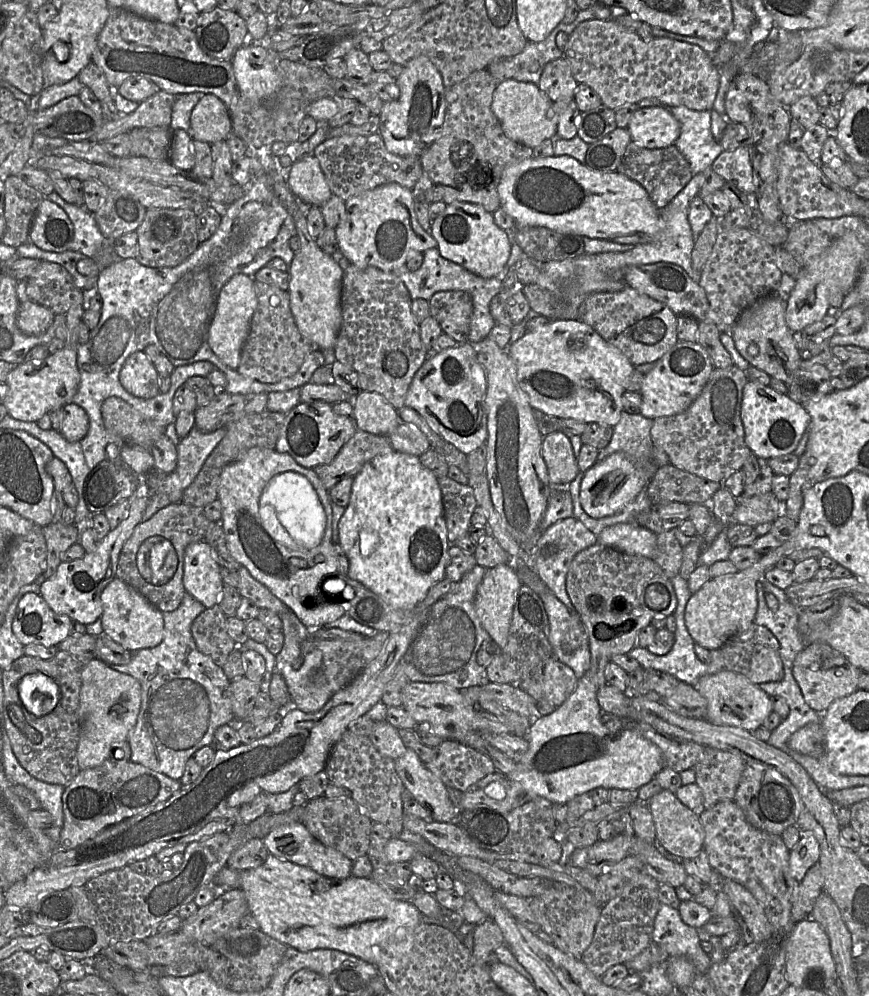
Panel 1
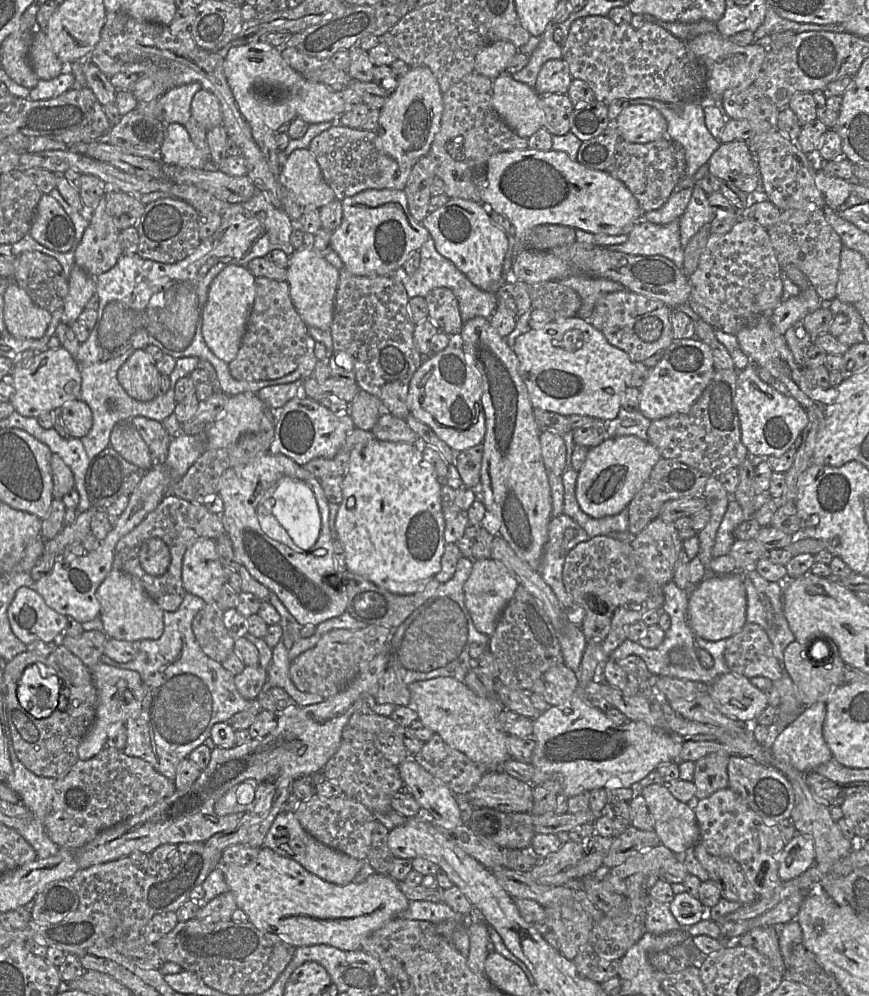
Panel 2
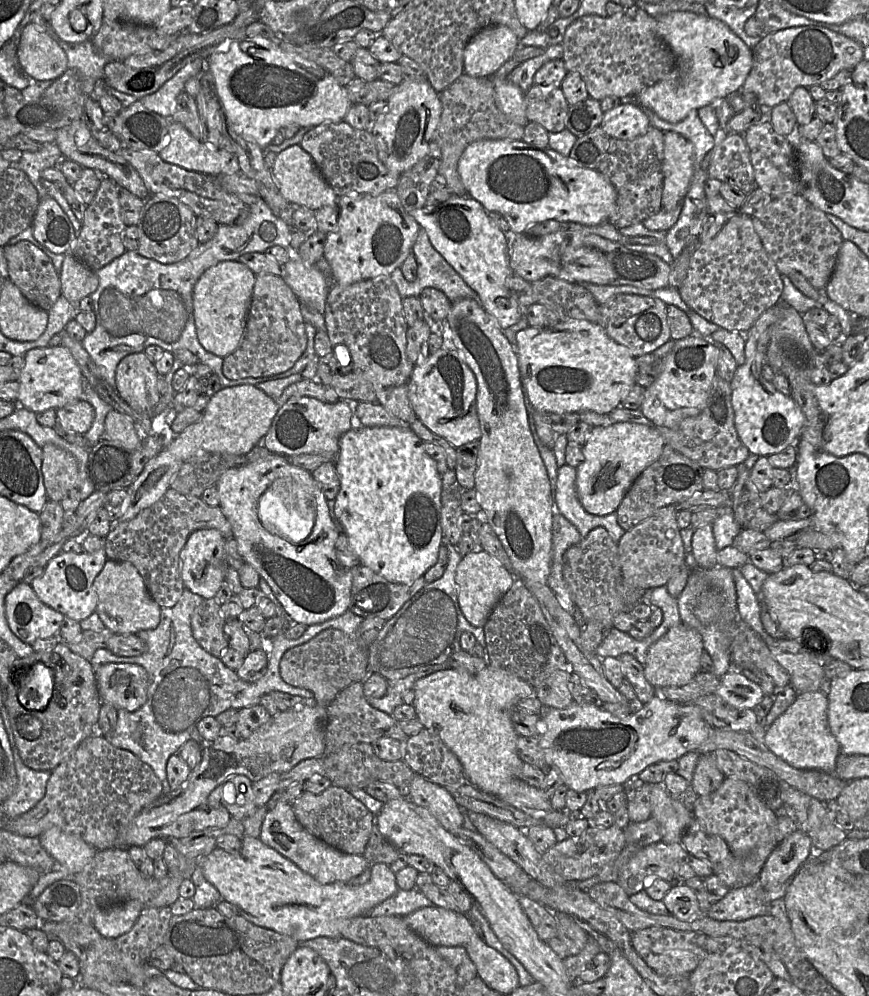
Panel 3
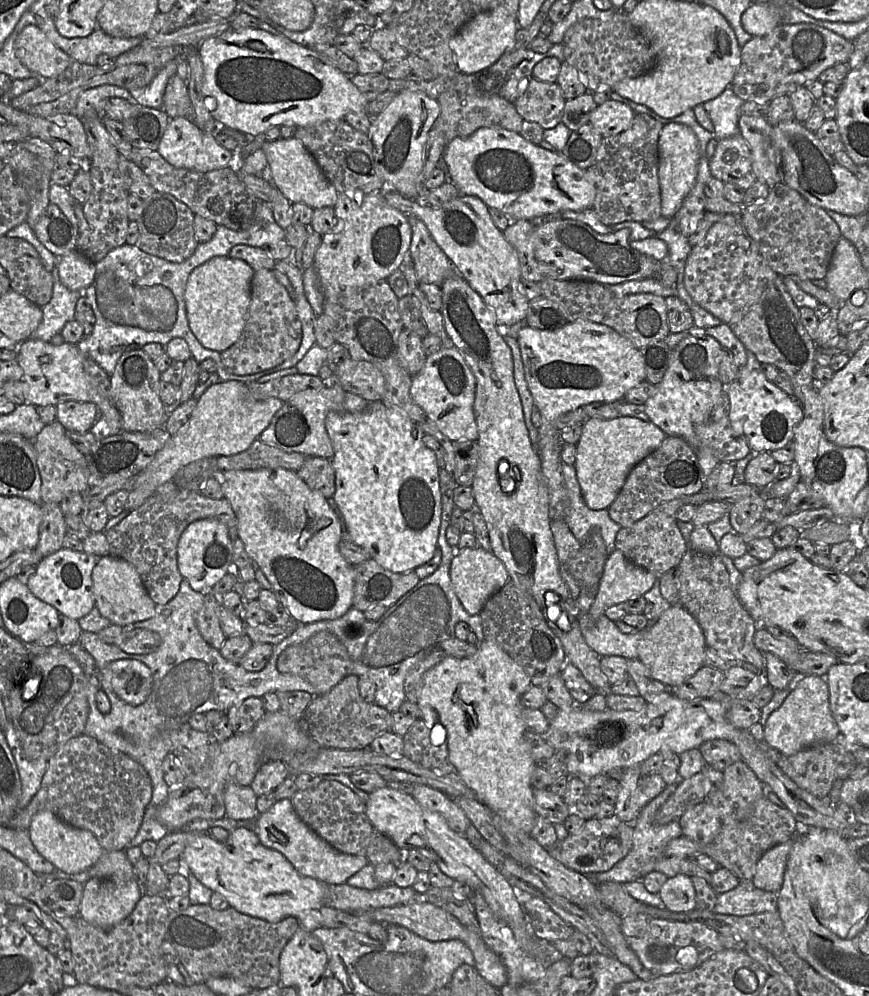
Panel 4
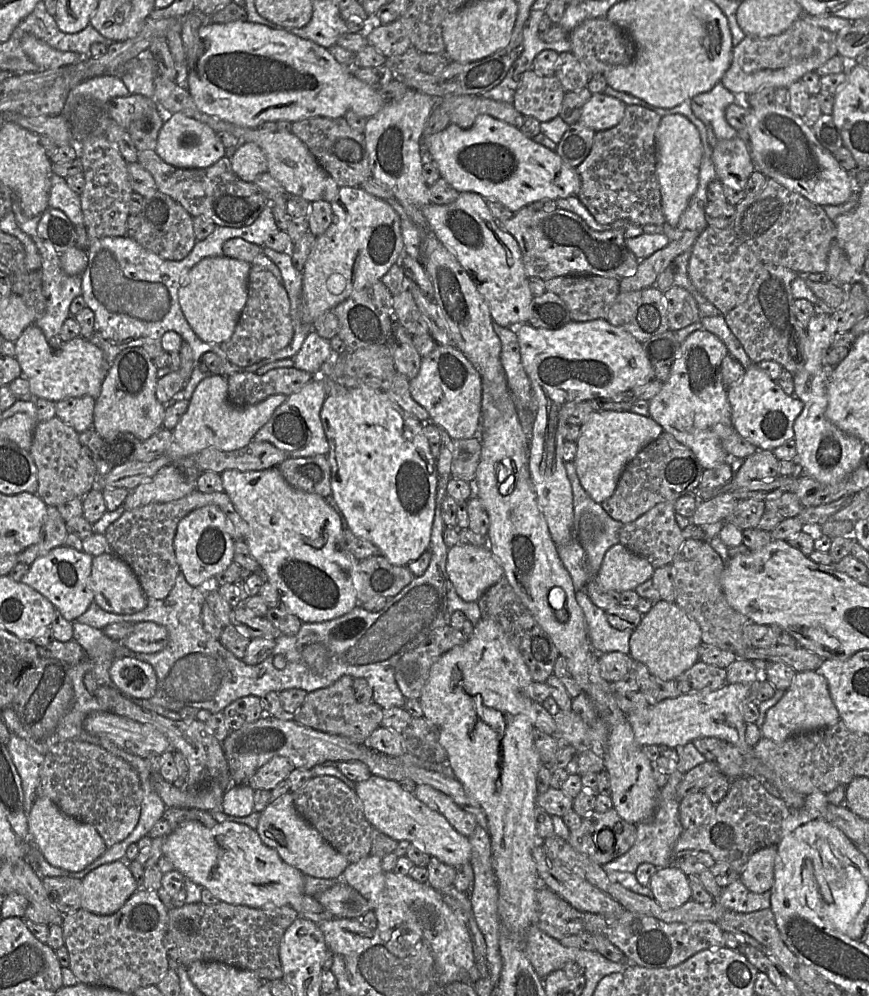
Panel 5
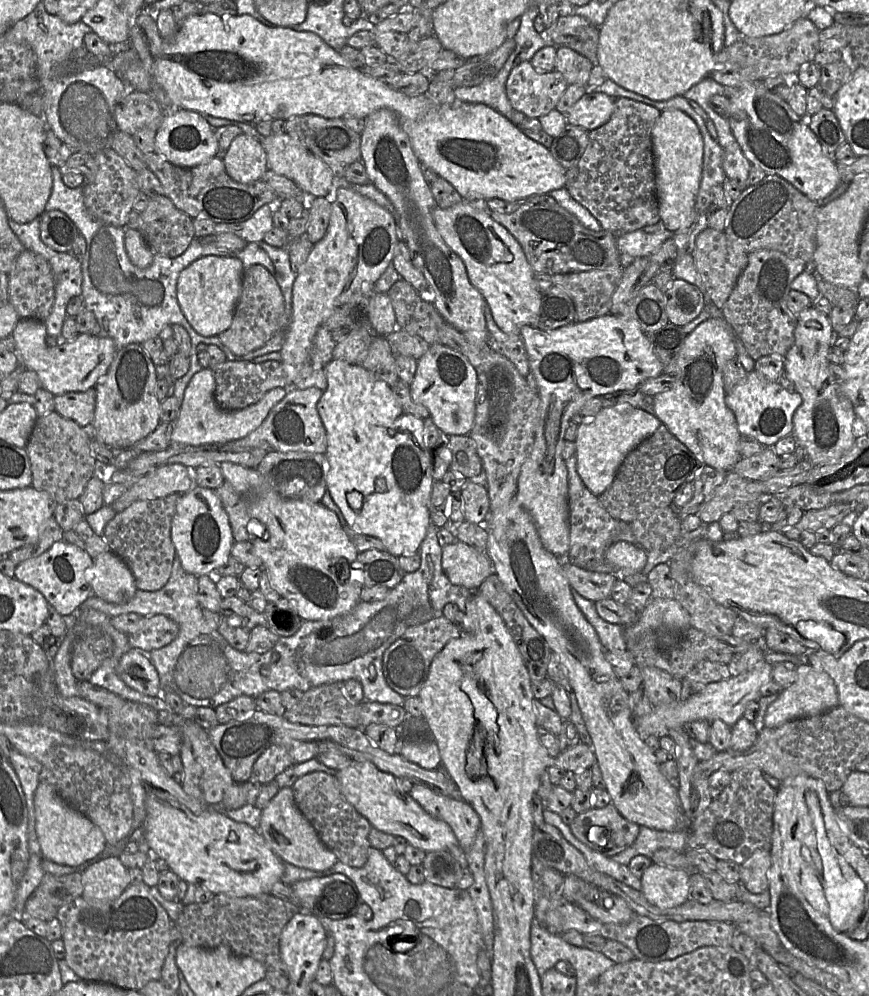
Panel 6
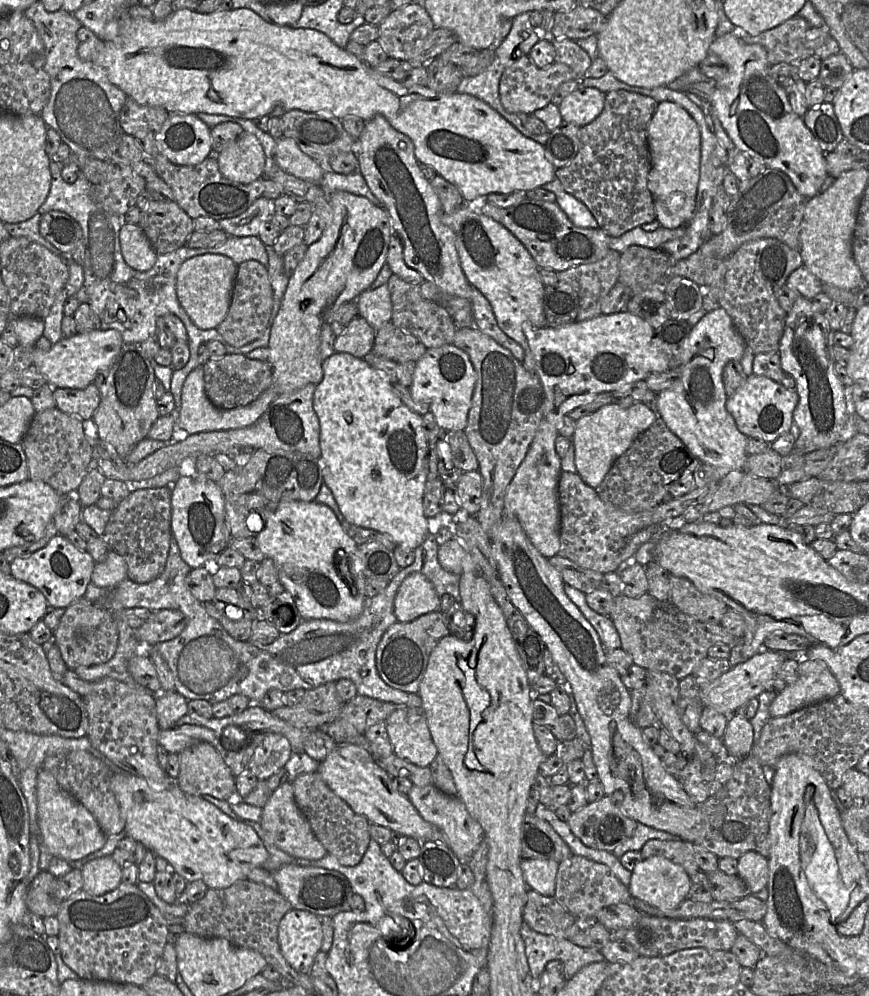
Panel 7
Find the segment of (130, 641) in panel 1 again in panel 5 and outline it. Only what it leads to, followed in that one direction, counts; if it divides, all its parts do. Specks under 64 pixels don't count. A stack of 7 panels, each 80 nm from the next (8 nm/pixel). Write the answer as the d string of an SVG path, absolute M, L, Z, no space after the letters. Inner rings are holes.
M111 552L93 557L91 577L94 602L103 610L131 615L146 607L147 597L132 569Z

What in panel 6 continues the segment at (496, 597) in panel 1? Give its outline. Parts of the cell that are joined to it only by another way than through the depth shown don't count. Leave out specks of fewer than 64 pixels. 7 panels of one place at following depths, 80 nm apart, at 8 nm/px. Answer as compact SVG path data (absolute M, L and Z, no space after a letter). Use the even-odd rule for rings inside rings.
M456 539L442 547L442 568L450 582L476 591L483 581L495 573L488 554Z

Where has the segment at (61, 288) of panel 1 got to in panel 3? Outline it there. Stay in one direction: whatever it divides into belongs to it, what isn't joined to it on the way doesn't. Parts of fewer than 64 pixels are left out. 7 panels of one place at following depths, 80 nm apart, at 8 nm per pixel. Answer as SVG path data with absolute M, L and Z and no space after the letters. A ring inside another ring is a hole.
M19 241L3 248L8 267L8 279L34 306L49 311L62 295L61 281L52 260L29 241Z

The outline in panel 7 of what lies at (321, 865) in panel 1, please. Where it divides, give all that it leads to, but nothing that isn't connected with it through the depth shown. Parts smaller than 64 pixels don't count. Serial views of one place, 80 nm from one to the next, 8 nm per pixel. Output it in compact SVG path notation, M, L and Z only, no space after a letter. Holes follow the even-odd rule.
M286 782L272 791L262 808L260 825L270 843L295 859L319 860L328 854L314 835L306 816L297 806L291 782Z

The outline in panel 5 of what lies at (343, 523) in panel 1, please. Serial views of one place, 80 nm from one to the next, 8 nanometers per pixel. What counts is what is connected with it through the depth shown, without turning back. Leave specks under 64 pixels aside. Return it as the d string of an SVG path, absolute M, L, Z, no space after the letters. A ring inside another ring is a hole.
M340 387L338 391L333 392L325 399L320 416L330 447L327 457L331 465L331 495L343 513L348 527L356 536L366 539L377 546L381 555L393 565L407 566L410 562L417 560L430 547L439 481L436 460L432 456L428 440L424 434L424 423L405 412L386 392L371 388Z

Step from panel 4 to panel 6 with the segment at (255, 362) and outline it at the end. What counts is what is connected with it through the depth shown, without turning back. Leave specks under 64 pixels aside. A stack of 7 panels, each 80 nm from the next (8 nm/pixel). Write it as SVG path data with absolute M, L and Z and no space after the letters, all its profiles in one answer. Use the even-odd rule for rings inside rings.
M262 265L245 269L242 291L231 326L218 337L235 355L243 356L264 346L279 331L279 319L285 310L284 297L274 275Z

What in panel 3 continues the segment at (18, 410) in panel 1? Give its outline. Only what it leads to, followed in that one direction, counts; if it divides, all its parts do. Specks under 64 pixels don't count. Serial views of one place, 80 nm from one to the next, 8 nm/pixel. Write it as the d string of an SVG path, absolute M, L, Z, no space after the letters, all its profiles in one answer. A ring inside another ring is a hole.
M71 252L65 255L59 277L62 295L77 307L81 299L94 293L99 284L96 271L85 266ZM63 346L45 347L31 349L24 355L25 364L21 370L18 382L20 384L16 404L31 410L34 413L43 412L49 409L58 409L68 403L77 402L83 399L84 378L80 368L70 351Z

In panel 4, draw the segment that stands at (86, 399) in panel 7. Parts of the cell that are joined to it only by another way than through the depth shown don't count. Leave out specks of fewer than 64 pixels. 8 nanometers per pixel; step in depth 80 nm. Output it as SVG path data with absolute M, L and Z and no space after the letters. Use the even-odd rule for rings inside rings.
M65 401L56 405L56 420L68 431L86 433L96 422L97 409L93 402Z

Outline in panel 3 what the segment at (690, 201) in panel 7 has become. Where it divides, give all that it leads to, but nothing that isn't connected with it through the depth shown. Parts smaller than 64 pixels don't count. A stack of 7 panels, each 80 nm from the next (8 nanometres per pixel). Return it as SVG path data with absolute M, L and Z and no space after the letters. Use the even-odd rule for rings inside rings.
M664 132L662 209L673 210L688 191L694 174L693 145L677 132Z

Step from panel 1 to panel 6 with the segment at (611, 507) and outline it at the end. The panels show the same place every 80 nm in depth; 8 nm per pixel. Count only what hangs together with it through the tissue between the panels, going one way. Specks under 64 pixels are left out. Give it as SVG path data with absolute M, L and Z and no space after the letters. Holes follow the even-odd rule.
M621 405L602 407L593 418L579 424L575 439L575 456L577 472L583 484L596 497L604 493L613 483L625 457L661 424L655 414L639 407L624 411Z

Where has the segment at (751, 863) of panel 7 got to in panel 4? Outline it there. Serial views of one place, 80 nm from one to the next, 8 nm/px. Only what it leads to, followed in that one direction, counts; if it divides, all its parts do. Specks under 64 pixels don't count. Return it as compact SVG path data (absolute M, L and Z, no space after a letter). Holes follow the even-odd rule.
M789 840L776 845L763 854L757 862L756 872L752 879L755 887L770 892L780 890L792 845L793 840Z

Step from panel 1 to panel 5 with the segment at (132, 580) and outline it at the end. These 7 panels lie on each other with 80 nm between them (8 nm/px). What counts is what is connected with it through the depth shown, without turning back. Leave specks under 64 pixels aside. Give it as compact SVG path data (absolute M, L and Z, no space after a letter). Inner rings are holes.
M195 489L175 501L153 503L126 510L106 529L108 552L122 559L132 569L147 598L162 600L172 590L176 577L180 573L173 546L177 525L191 511L207 505L217 506L225 514L227 532L234 541L244 540L248 526L224 491L207 494Z

